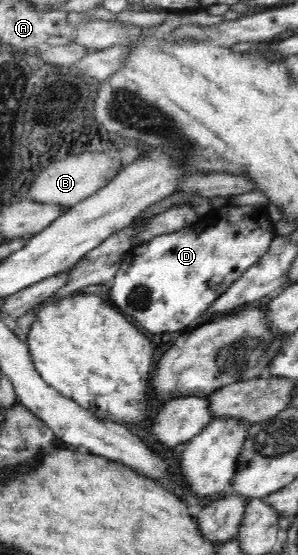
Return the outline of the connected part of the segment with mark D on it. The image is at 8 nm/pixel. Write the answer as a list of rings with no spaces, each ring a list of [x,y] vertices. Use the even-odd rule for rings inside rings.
[[[224,204],[199,216],[193,226],[152,238],[125,255],[109,289],[110,303],[127,317],[127,320],[151,334],[185,330],[191,322],[205,314],[231,284],[237,282],[243,273],[255,264],[268,250],[276,231],[267,211],[267,206]]]

